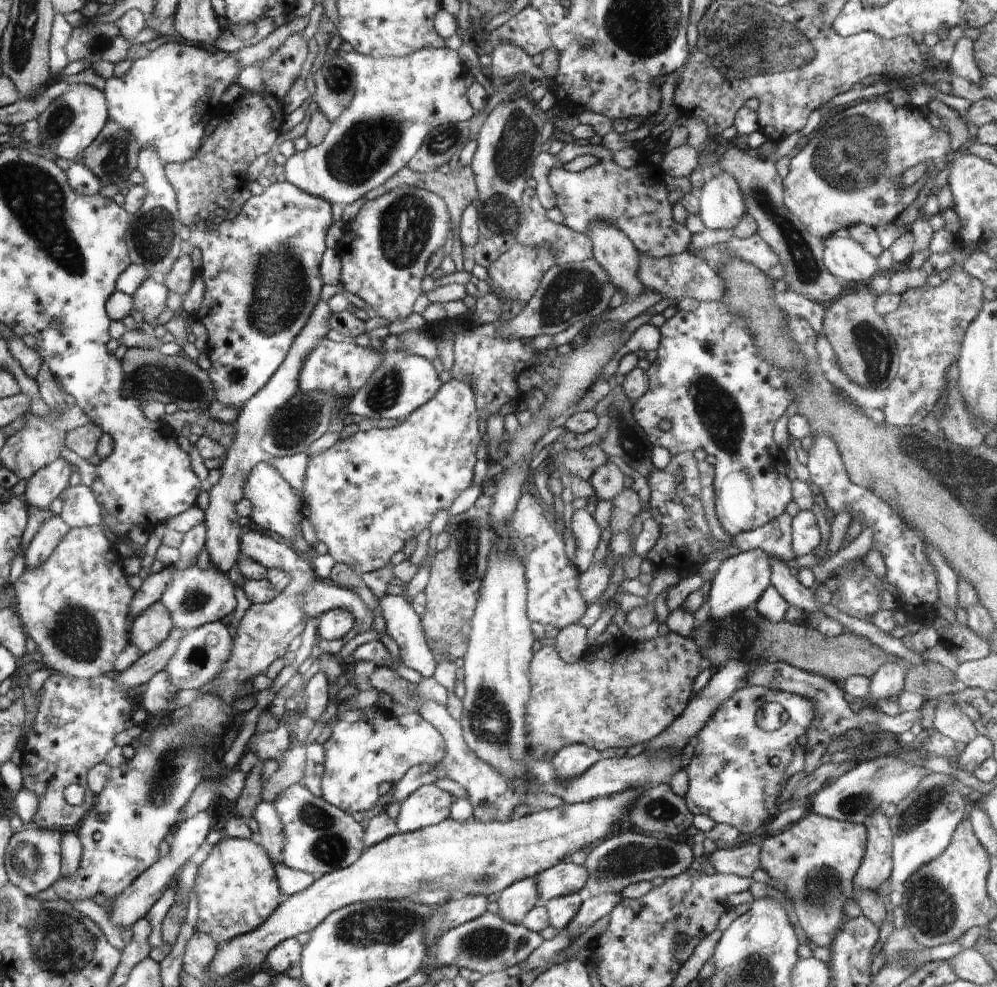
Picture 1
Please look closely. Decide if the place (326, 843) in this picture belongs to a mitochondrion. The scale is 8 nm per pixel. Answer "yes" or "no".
yes

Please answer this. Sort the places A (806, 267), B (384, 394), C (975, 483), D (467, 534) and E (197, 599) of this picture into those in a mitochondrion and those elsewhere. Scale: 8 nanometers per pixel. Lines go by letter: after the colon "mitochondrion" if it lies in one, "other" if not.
A: mitochondrion
B: mitochondrion
C: mitochondrion
D: mitochondrion
E: mitochondrion

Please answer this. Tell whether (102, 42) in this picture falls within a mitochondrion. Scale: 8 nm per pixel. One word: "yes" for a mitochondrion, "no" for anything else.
yes

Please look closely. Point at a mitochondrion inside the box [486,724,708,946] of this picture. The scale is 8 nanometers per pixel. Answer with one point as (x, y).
(638, 854)

